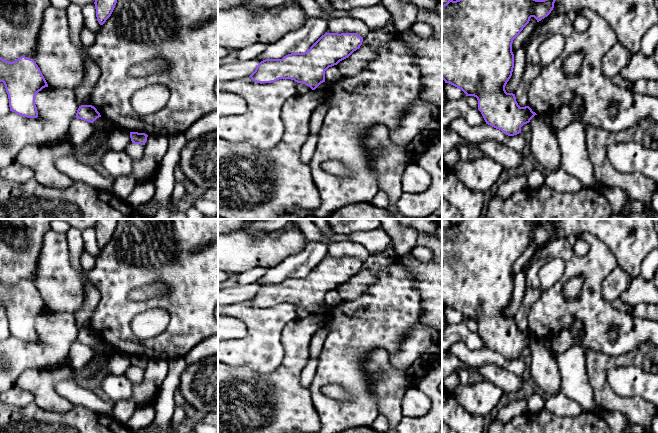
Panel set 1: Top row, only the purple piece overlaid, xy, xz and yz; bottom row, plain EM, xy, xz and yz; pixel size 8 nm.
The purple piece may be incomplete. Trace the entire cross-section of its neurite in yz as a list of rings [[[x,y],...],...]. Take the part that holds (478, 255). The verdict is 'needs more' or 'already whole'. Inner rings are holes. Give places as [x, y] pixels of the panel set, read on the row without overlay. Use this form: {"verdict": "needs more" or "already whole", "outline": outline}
{"verdict": "already whole", "outline": [[[463,219],[459,224],[448,226],[442,229],[442,303],[445,307],[449,307],[461,313],[466,320],[474,320],[478,324],[478,334],[481,336],[486,348],[501,354],[508,360],[514,360],[521,357],[521,351],[530,346],[537,339],[529,330],[520,331],[516,325],[515,318],[507,317],[505,310],[512,300],[514,292],[514,278],[512,276],[513,264],[520,258],[523,252],[529,247],[530,242],[534,241],[537,246],[547,241],[554,232],[557,221],[546,222],[544,224],[536,224],[529,219]]]}

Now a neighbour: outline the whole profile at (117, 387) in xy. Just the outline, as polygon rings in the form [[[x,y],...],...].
[[[124,374],[103,375],[98,383],[114,403],[129,399],[133,395],[133,384]]]

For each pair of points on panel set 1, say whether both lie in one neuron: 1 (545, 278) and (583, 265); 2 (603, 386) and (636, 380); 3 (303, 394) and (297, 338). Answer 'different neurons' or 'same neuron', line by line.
1: different neurons
2: different neurons
3: same neuron

